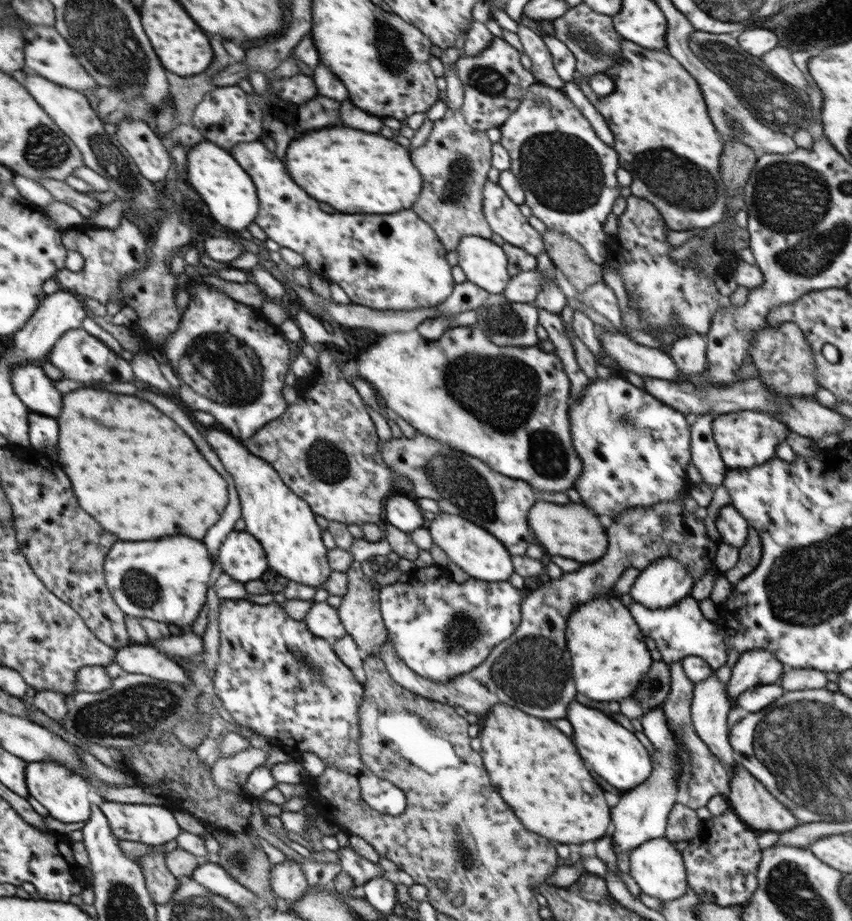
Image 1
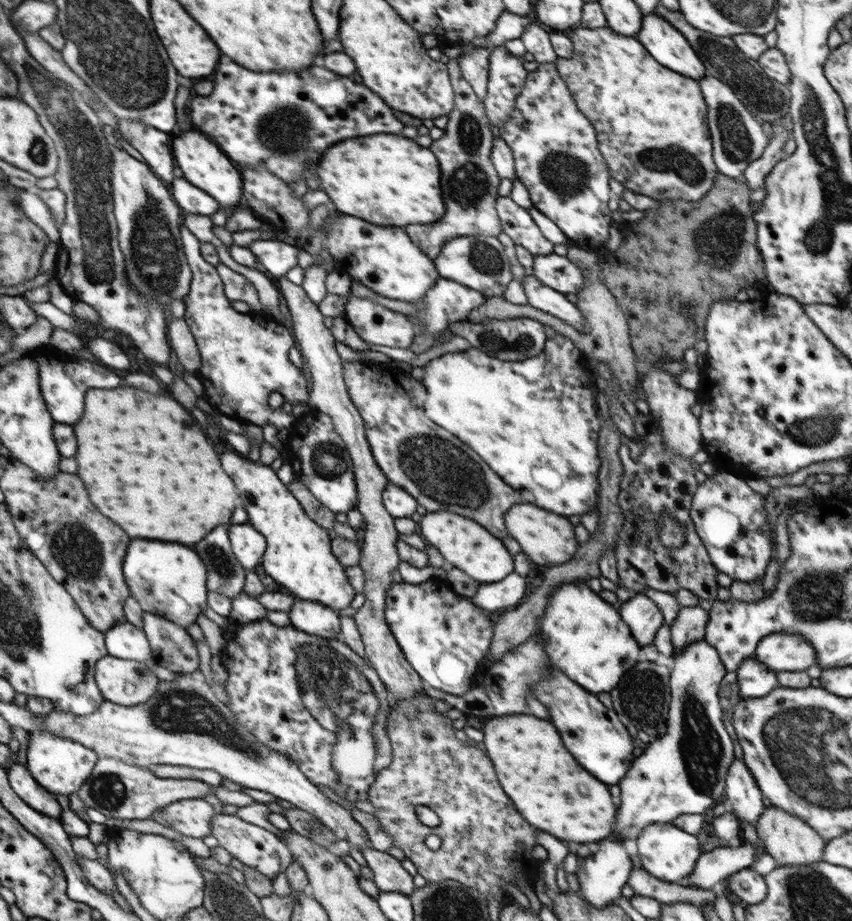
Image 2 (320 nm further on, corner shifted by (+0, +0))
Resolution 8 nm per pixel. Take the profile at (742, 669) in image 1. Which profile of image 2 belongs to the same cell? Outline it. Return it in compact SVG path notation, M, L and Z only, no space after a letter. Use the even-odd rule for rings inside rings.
M775 632L759 640L754 656L774 672L800 672L816 662L816 651L803 636Z

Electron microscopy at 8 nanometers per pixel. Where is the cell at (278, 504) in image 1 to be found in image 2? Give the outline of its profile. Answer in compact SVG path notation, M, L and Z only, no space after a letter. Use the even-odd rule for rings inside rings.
M224 452L224 470L228 470L228 474L232 474L232 478L236 478L236 482L240 482L240 498L244 502L242 506L246 509L249 523L266 537L267 547L261 558L261 565L266 574L284 588L288 588L298 600L318 602L336 612L350 607L350 602L357 592L348 580L345 566L340 564L336 555L331 551L330 536L326 533L325 528L316 524L304 512L302 505L296 500L290 489L278 479L277 472L260 462L253 462L250 458L244 460L242 456L238 456L234 452Z

